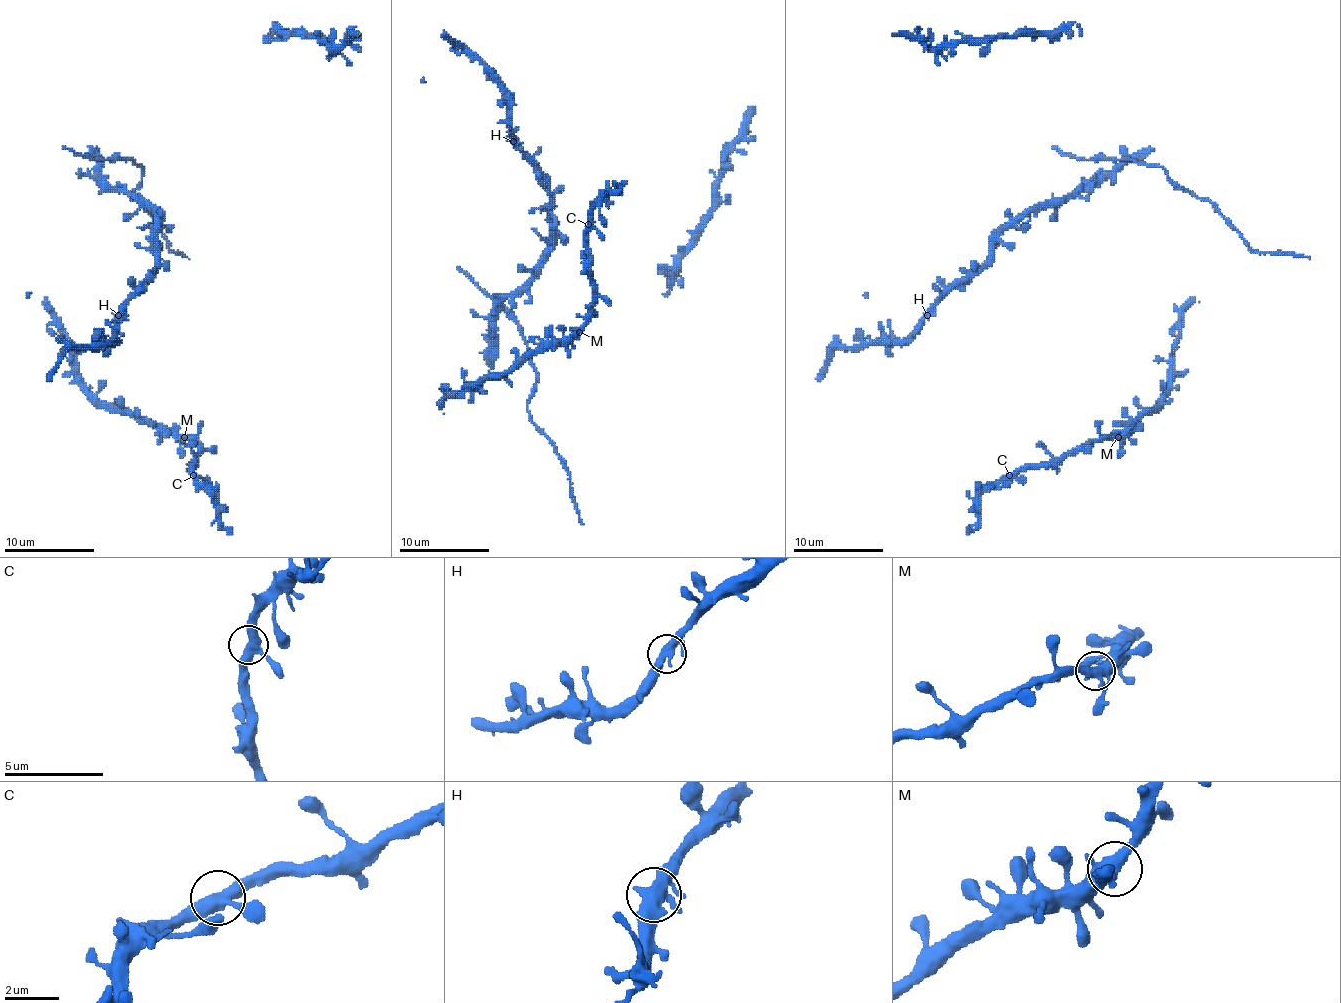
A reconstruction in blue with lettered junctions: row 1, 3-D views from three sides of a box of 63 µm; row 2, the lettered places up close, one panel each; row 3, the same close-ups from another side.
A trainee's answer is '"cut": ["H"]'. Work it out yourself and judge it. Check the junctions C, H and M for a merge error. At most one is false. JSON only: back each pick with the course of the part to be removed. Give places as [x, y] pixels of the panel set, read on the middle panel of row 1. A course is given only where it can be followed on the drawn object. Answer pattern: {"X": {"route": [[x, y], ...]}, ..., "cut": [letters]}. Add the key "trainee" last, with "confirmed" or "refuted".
{"cut": [], "trainee": "refuted"}

